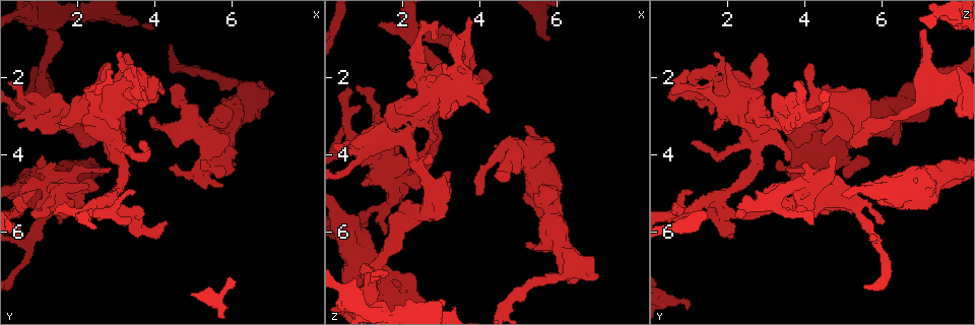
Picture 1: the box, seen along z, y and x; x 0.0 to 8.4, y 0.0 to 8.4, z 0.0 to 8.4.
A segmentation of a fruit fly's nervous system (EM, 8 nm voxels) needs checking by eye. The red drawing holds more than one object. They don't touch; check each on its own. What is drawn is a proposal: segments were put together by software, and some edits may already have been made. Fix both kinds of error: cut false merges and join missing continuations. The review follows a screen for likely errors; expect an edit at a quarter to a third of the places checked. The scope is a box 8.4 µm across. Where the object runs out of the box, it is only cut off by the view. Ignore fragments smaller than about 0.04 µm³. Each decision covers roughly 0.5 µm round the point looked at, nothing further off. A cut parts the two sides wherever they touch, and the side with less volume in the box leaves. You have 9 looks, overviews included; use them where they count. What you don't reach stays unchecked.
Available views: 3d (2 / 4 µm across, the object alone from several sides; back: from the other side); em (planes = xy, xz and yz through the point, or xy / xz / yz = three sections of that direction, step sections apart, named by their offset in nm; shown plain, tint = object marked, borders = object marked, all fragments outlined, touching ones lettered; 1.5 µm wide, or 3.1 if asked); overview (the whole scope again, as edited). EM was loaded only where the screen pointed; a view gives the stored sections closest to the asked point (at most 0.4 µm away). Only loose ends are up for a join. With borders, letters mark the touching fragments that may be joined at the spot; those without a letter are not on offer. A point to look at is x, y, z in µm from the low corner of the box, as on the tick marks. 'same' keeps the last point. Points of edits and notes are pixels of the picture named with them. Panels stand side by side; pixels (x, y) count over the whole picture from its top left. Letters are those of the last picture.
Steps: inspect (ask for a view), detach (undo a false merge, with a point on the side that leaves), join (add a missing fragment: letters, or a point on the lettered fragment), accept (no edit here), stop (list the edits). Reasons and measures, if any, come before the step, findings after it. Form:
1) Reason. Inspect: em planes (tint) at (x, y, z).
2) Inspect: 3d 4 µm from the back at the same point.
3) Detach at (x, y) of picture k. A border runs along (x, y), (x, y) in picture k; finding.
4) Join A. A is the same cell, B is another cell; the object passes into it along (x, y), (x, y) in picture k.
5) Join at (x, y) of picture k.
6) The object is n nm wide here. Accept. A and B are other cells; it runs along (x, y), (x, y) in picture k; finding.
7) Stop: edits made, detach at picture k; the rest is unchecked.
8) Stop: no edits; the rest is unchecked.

Branch stops here. Inspect: 3d 2 µm at (2.75, 1.60, 4.20).

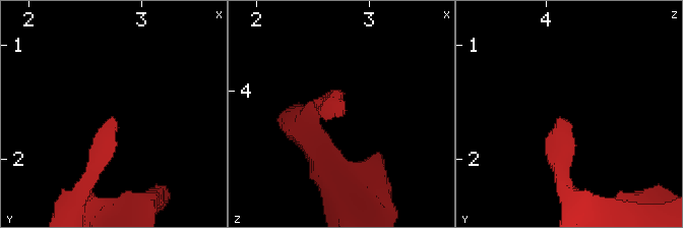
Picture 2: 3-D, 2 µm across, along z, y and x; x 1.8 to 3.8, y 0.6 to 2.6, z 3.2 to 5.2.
Inspect: em planes (borders) at (2.70, 1.66, 4.18).

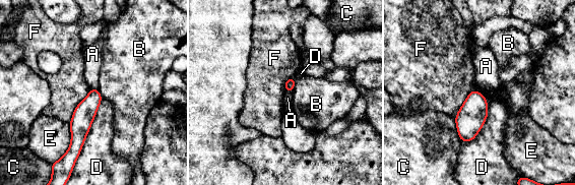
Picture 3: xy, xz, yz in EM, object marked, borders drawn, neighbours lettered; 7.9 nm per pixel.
Accept. A, B, C, D, E and F are other cells; it runs along (96, 91), (81, 119), (75, 149) in picture 3; no lettered fragment goes on from it.

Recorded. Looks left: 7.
An open end. Inspect: 3d 2 µm at (1.30, 0.75, 7.10).

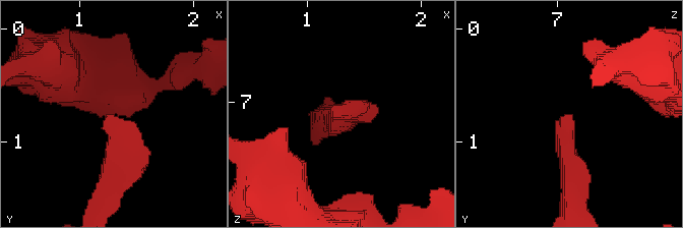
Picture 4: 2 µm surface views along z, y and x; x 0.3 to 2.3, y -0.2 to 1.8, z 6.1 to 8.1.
Need the tissue. Inspect: em planes (plain) at (1.28, 0.74, 7.08).

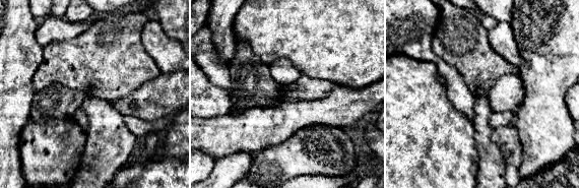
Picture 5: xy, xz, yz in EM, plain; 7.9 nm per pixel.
Inspect: em planes (borders) at the same point.

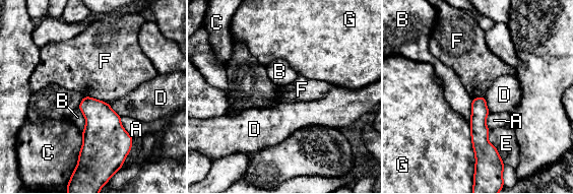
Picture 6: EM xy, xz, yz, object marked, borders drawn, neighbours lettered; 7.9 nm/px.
The object is 130 nm wide here. Accept. A, B, C, D, E, F and G are other cells; a border runs along (83, 95), (88, 95), (108, 104) in picture 6; no lettered fragment goes on from it.

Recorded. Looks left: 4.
Thick turns thin. Inspect: em planes (borders) at (6.15, 2.10, 7.15).

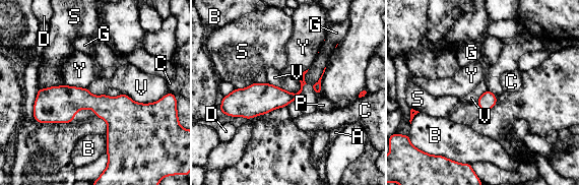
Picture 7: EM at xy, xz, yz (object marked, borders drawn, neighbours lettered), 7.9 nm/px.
Accept. A, B, C, D, G, P, S, V and Y are other cells; a border runs along (267, 82), (291, 93), (301, 88) in picture 7; continuous, no second neuron.

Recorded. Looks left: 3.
Thick end. Inspect: em xy step 8 (borders) at (5.20, 3.70, 6.30).

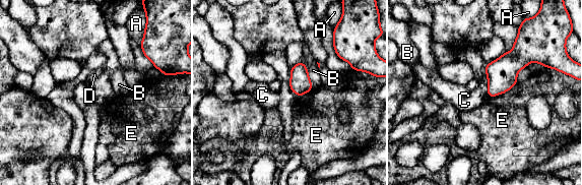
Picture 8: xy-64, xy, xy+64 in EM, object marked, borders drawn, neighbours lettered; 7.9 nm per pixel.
Inspect: em planes (borders) at the same point.

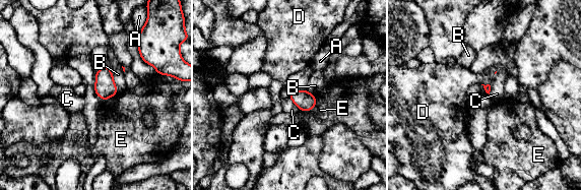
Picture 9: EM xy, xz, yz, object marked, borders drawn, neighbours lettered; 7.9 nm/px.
Accept. A, B, C, D and E are other cells; a border runs along (289, 98), (300, 110) in picture 9; none of them fits.

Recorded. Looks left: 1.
Stop: no edits; the rest is unchecked.

